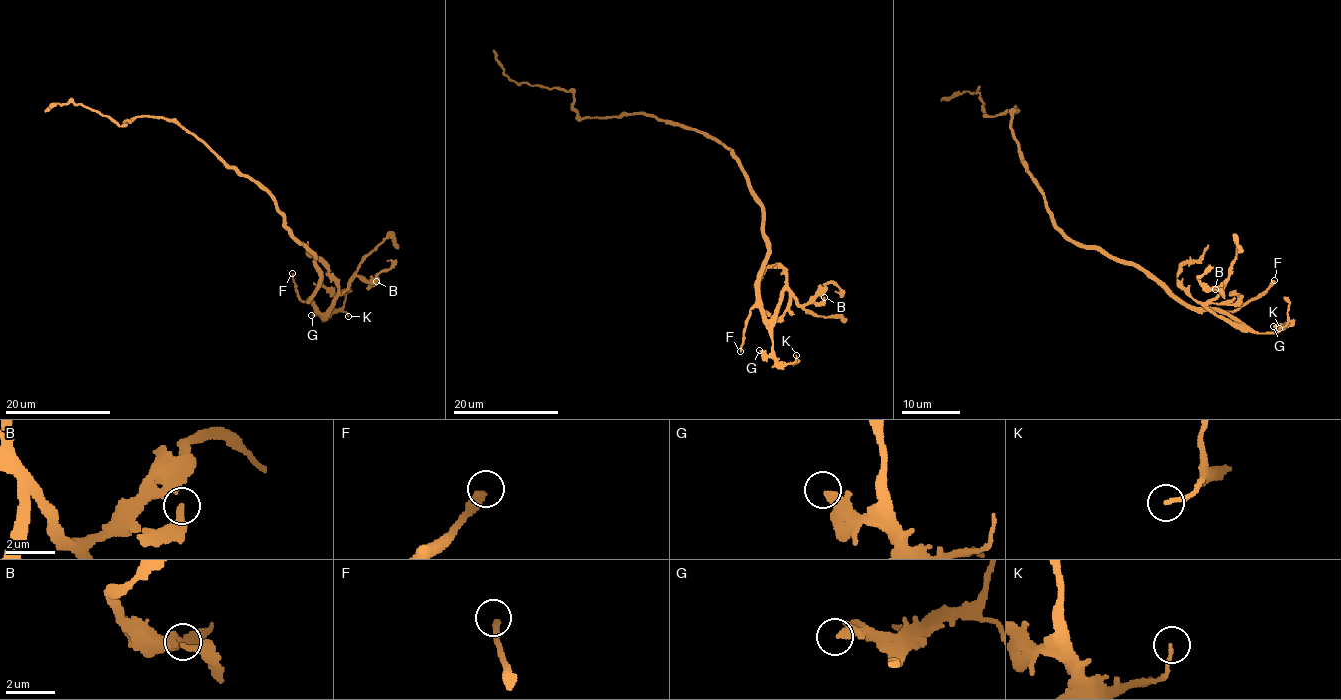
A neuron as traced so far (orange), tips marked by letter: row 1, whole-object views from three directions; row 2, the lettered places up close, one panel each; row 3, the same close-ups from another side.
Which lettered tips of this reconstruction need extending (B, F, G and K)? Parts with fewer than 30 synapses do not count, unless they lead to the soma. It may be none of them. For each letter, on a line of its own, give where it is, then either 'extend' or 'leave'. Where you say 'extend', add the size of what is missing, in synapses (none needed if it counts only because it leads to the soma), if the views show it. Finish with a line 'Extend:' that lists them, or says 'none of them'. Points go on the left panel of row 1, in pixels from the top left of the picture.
B: at (376, 281); leave
F: at (292, 273); leave
G: at (311, 315); leave
K: at (348, 316); leave
Extend: none of them

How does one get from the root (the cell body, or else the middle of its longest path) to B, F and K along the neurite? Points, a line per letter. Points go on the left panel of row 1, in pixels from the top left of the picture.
B: (285, 224), (314, 256), (319, 285), (311, 302), (321, 312), (331, 306), (355, 277), (368, 283), (376, 281)
F: (285, 224), (314, 256), (319, 273), (319, 285), (308, 300), (298, 297), (292, 273)
K: (285, 224), (314, 256), (319, 285), (311, 302), (317, 312), (325, 320), (338, 311), (344, 311), (348, 316)

